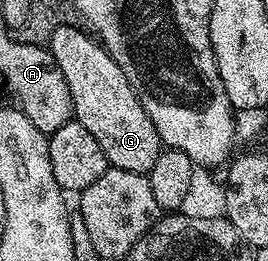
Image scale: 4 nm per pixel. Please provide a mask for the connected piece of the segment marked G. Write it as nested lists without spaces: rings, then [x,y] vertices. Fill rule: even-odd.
[[[60,25],[53,32],[49,50],[57,61],[61,73],[65,73],[65,82],[69,85],[69,93],[75,106],[74,122],[85,125],[85,129],[89,129],[89,133],[97,137],[97,145],[101,145],[110,166],[146,175],[153,169],[153,161],[157,161],[161,150],[159,134],[157,129],[153,129],[153,121],[149,121],[149,113],[145,113],[141,101],[135,95],[133,85],[129,85],[129,77],[121,73],[121,65],[113,61],[113,57],[103,48],[98,38],[92,37],[86,30],[78,31],[75,27],[67,26]]]

